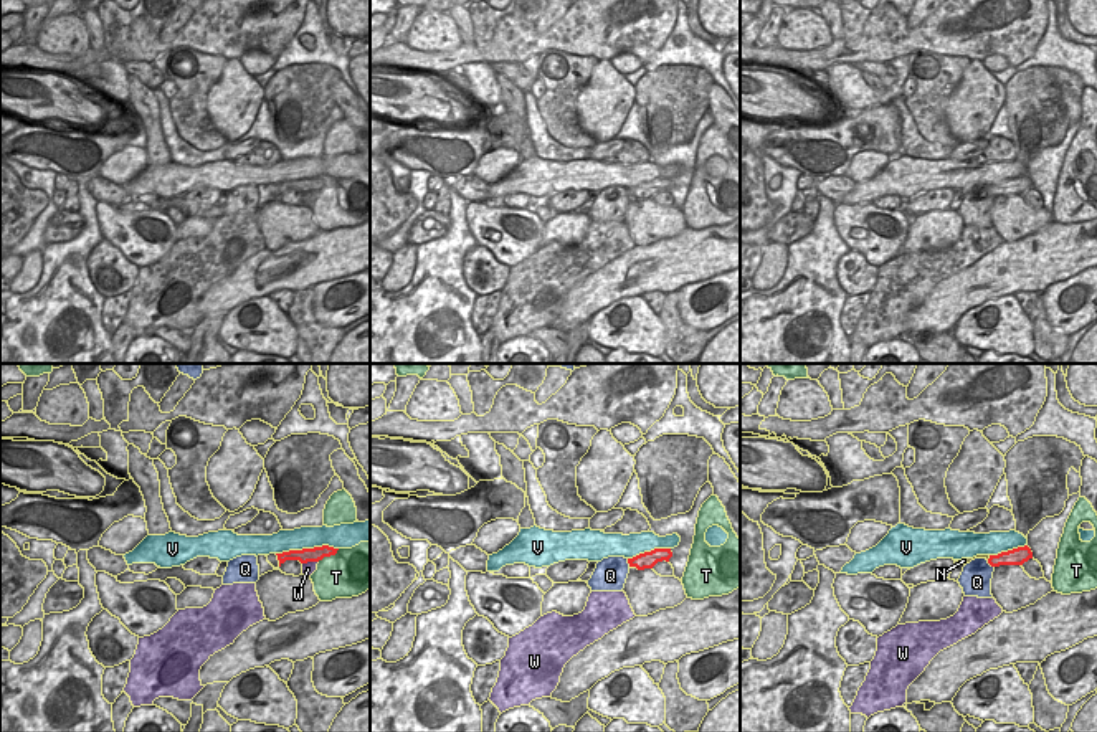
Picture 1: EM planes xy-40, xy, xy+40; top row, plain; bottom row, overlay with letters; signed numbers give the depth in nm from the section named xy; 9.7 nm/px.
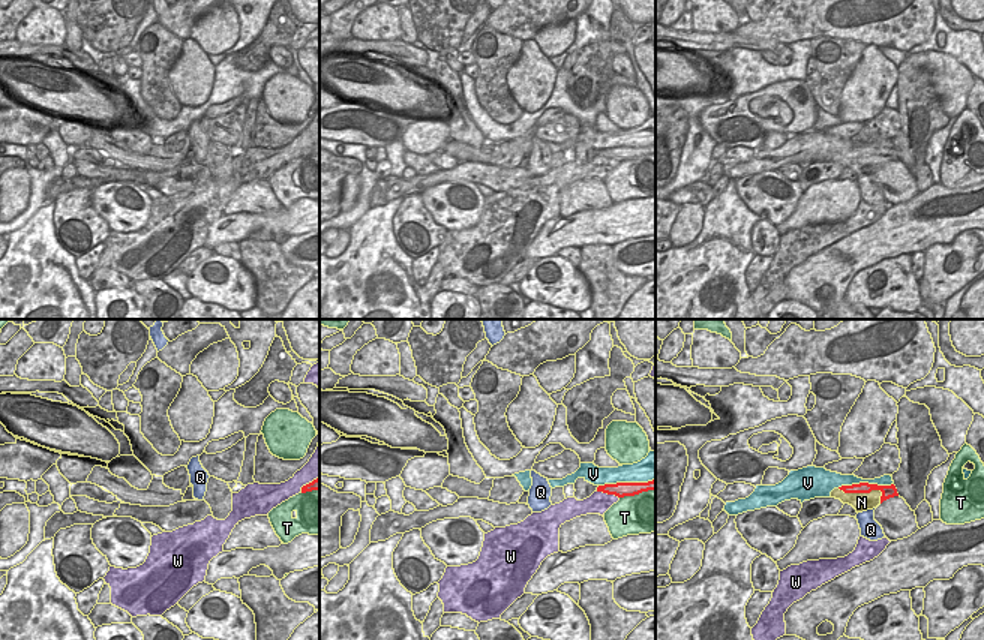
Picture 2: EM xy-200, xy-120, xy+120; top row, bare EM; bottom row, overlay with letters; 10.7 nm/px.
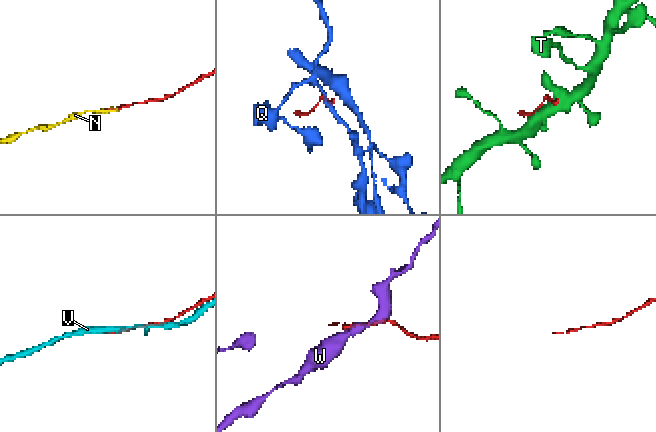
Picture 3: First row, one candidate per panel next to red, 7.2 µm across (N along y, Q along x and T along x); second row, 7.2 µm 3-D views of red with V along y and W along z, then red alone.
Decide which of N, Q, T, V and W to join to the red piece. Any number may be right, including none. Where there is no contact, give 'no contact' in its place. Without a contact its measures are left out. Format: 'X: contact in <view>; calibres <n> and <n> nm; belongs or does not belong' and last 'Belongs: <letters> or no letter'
N: contact in xy+40; calibres 160 and 60 nm; belongs
Q: contact in xy+40; calibres 160 and 300 nm; does not belong
T: contact in xy-40; calibres 140 and 440 nm; does not belong
V: contact in xy-40; calibres 140 and 220 nm; does not belong
W: contact in xy-40; calibres 140 and 130 nm; does not belong
Belongs: N

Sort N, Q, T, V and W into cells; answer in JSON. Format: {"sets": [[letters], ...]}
{"sets": [["N"], ["Q"], ["T"], ["V"], ["W"]]}

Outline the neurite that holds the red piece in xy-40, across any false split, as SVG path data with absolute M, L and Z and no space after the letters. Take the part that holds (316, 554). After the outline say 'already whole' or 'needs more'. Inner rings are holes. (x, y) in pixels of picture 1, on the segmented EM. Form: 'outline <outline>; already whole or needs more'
outline M322 545L322 547L314 547L314 549L289 550L283 554L276 554L276 555L278 555L279 567L281 567L286 560L299 560L301 563L319 562L324 557L335 555L337 550L339 549Z; already whole

